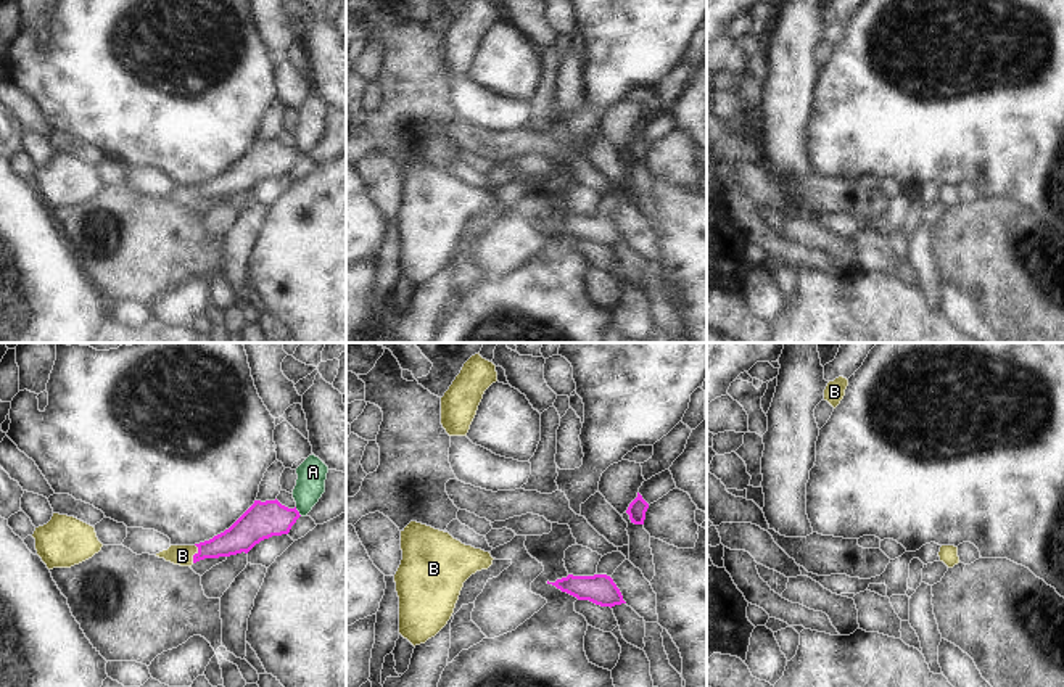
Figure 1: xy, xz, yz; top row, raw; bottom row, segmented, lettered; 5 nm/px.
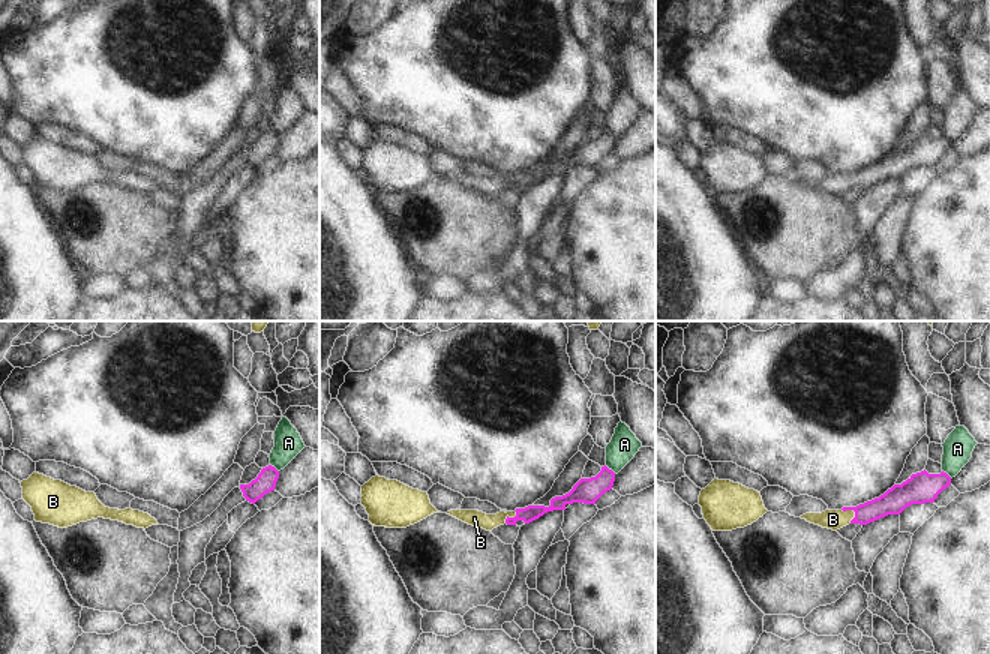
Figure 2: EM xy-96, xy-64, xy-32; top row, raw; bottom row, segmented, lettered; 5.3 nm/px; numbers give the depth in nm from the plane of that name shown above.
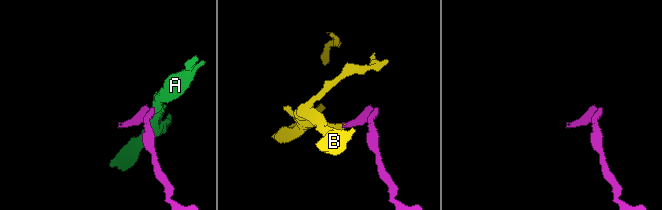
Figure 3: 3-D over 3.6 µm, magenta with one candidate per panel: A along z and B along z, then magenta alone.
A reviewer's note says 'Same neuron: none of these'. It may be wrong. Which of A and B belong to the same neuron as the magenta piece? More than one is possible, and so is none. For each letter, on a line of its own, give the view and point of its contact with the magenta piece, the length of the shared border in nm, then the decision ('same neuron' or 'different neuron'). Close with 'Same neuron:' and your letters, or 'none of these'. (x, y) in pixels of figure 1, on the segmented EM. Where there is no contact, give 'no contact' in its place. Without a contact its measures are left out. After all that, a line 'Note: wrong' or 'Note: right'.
A: meets magenta in xy at (298, 512); contact 60 nm long; different neuron
B: meets magenta in xy at (195, 554); contact 100 nm long; same neuron
Same neuron: B
Note: wrong

